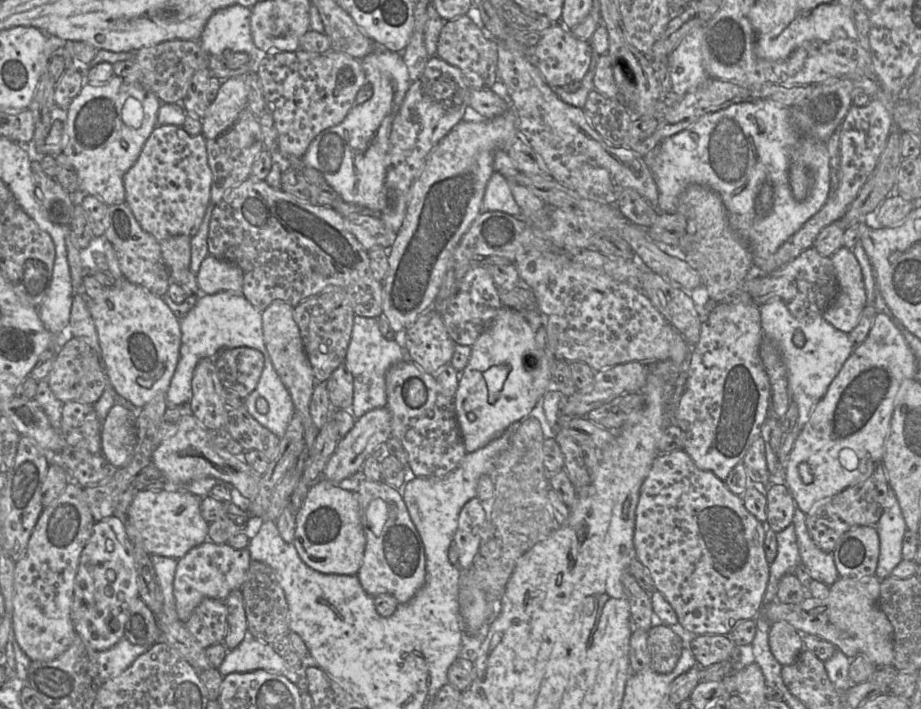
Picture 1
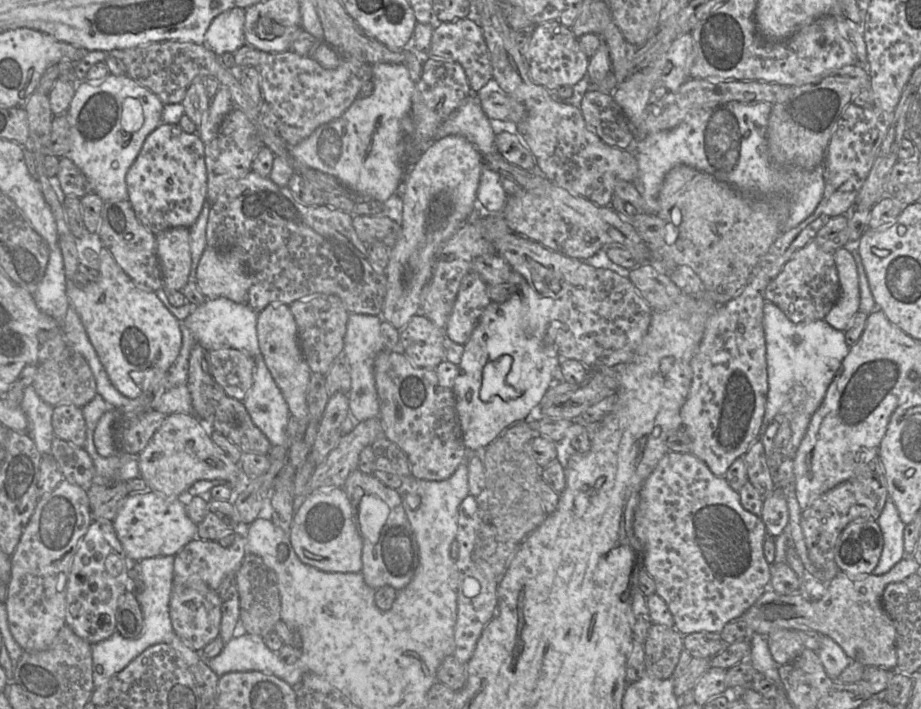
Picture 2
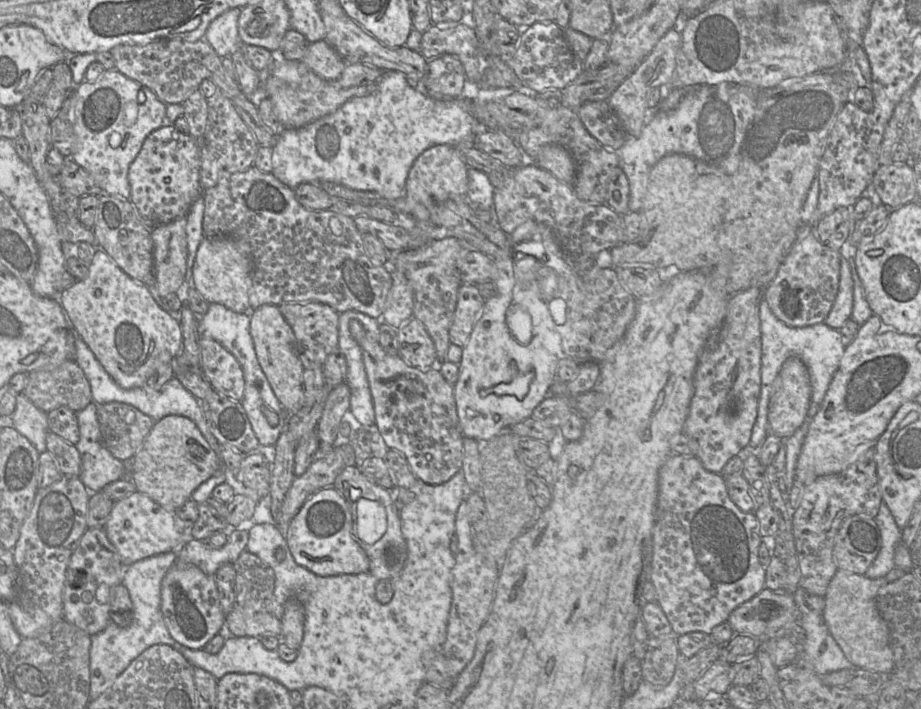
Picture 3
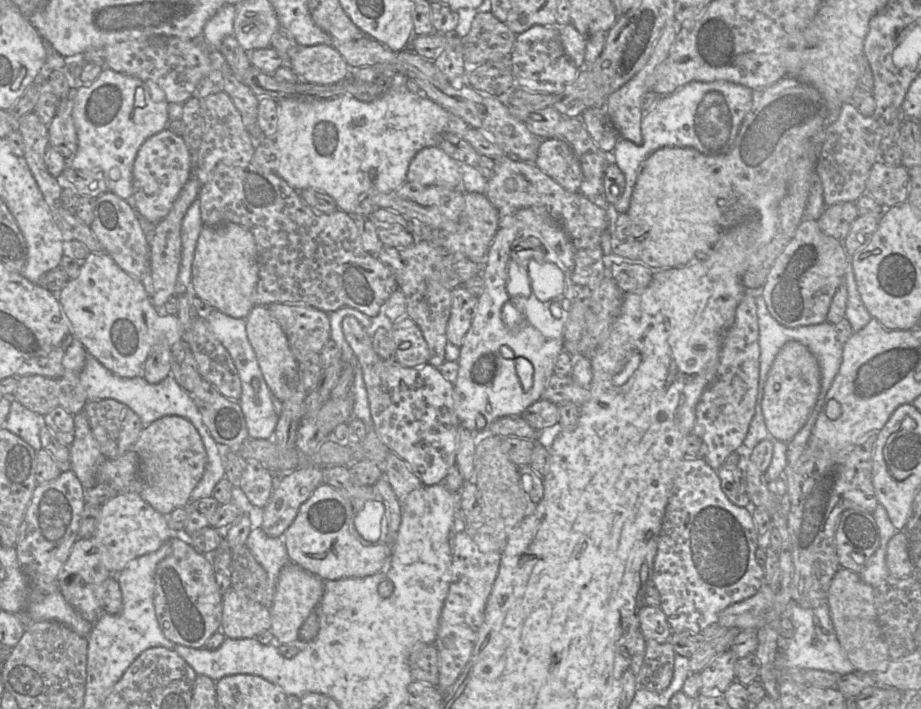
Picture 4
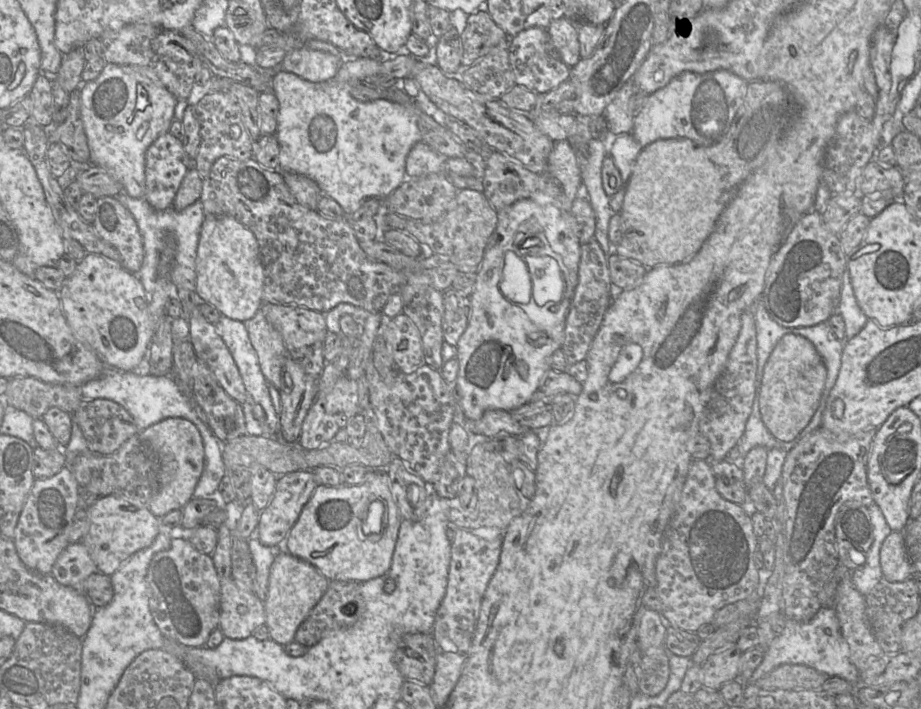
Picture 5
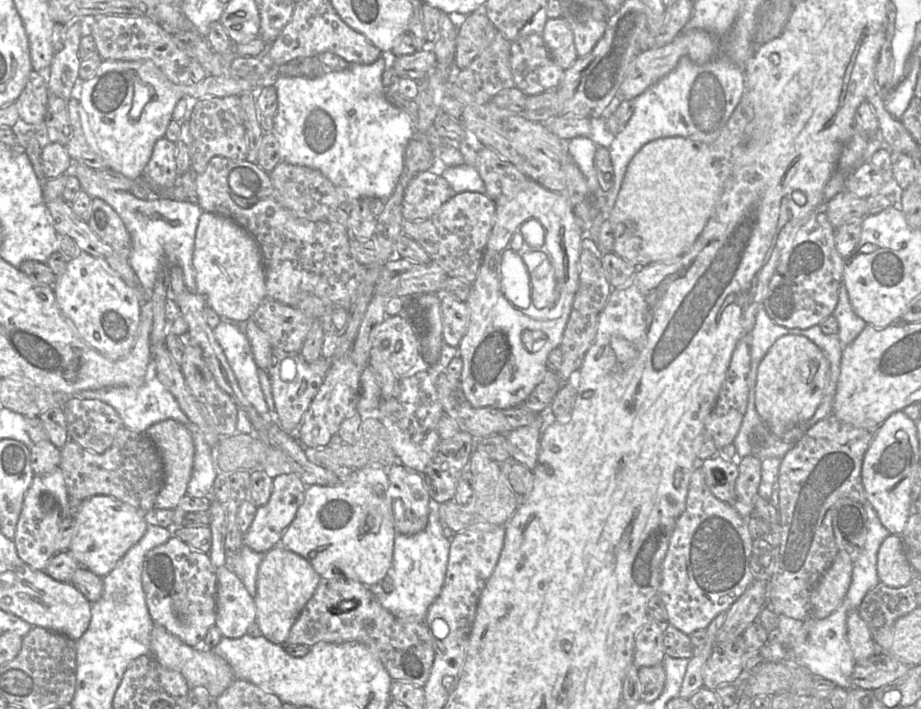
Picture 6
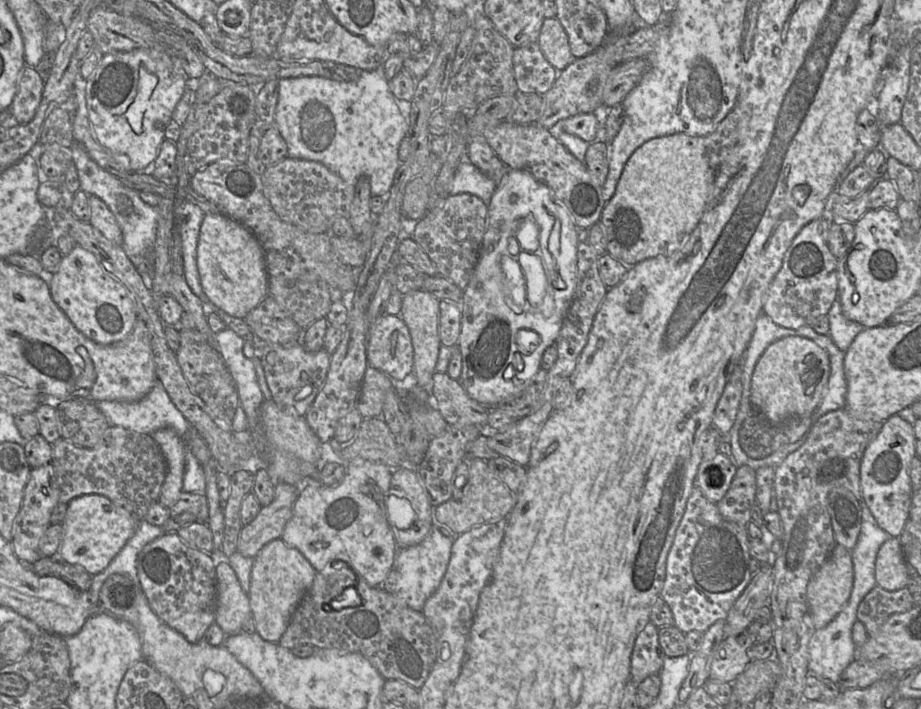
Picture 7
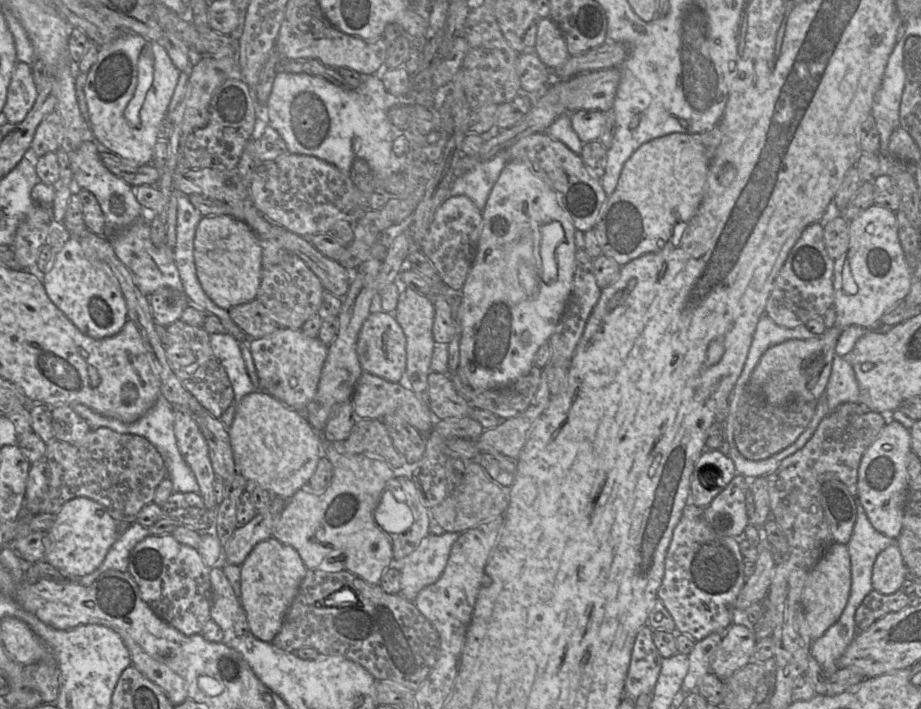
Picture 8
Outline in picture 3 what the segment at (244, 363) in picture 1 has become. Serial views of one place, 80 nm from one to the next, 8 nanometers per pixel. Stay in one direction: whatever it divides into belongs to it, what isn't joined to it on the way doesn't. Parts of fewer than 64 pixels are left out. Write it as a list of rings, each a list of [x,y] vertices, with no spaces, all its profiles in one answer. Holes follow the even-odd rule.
[[[199,333],[199,341],[200,368],[205,379],[219,394],[241,401],[244,376],[236,358],[208,334]]]

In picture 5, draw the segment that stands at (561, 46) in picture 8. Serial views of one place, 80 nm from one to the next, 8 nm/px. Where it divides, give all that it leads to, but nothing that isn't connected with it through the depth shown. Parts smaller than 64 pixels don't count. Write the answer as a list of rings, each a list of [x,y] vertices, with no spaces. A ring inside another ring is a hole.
[[[562,17],[552,19],[546,30],[561,60],[570,68],[576,65],[581,59],[576,25]]]

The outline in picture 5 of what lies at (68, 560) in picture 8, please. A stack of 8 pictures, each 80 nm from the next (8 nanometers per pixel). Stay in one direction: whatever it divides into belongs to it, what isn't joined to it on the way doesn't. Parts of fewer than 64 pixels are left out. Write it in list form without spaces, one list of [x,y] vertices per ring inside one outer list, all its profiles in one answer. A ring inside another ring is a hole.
[[[101,496],[87,509],[90,528],[84,538],[79,541],[87,548],[91,559],[97,567],[98,572],[104,575],[112,575],[130,556],[137,551],[150,546],[160,530],[160,520],[152,514],[147,507],[138,507],[118,496]]]

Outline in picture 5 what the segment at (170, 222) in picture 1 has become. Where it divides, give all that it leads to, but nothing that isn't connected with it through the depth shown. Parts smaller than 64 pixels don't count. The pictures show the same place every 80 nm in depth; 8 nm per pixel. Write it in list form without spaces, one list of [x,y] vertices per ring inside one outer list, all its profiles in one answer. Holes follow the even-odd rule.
[[[169,132],[158,137],[145,153],[145,195],[144,199],[155,209],[173,207],[177,190],[189,169],[189,159],[180,139]]]

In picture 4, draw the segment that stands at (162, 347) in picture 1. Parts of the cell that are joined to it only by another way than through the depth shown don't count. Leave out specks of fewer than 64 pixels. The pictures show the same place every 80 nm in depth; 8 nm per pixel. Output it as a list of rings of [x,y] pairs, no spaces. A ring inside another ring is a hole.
[[[90,252],[85,262],[80,266],[79,276],[75,279],[70,279],[70,281],[61,289],[61,291],[58,293],[58,300],[71,323],[71,327],[76,337],[83,344],[87,352],[93,355],[106,368],[121,377],[135,377],[143,375],[144,363],[150,353],[150,350],[159,340],[166,340],[171,346],[177,341],[183,340],[181,338],[183,333],[183,327],[179,322],[178,317],[176,315],[170,314],[159,315],[157,309],[153,306],[150,296],[146,292],[141,280],[129,275],[124,270],[122,270],[107,253]]]

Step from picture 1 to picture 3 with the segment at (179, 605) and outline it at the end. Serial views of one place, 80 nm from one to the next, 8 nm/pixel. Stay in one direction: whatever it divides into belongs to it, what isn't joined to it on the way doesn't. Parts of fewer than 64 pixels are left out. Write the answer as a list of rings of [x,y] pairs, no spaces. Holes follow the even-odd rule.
[[[234,529],[229,531],[227,542],[220,548],[210,547],[206,541],[189,538],[178,547],[178,563],[194,565],[205,574],[214,576],[226,563],[234,563],[246,550],[249,532]]]

